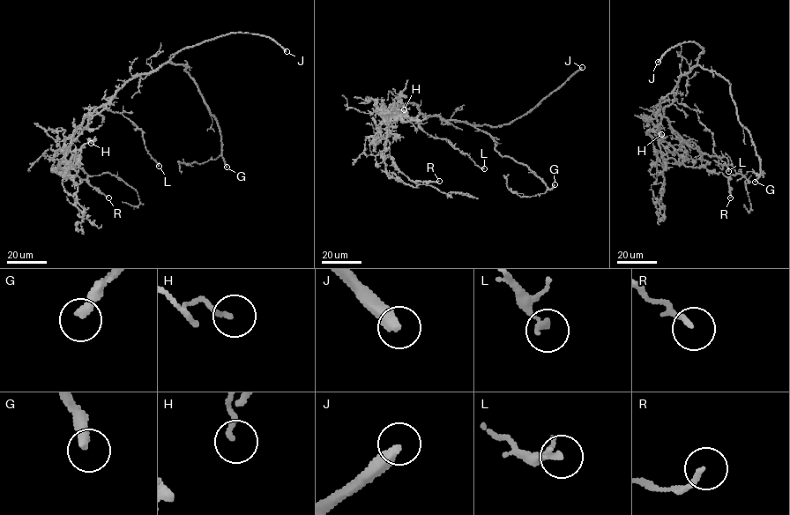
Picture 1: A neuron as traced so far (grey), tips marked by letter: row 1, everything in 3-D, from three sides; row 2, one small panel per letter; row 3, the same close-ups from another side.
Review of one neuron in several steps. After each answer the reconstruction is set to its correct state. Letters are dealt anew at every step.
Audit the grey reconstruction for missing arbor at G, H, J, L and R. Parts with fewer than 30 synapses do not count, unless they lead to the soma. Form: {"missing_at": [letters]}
{"missing_at": ["G", "J"]}

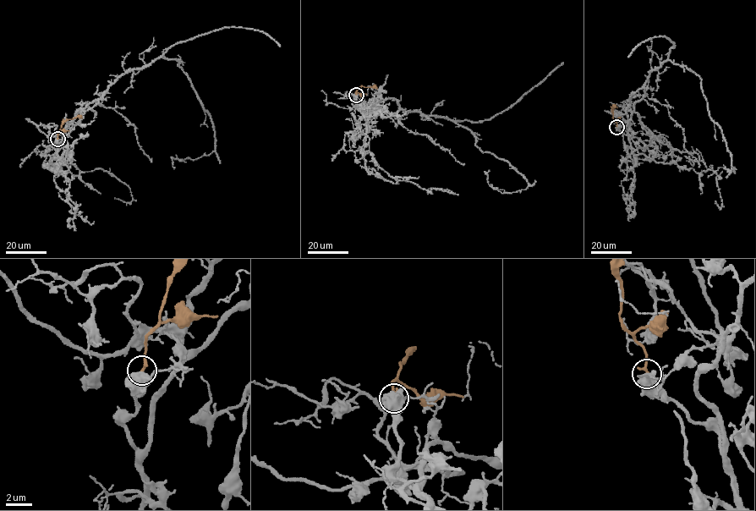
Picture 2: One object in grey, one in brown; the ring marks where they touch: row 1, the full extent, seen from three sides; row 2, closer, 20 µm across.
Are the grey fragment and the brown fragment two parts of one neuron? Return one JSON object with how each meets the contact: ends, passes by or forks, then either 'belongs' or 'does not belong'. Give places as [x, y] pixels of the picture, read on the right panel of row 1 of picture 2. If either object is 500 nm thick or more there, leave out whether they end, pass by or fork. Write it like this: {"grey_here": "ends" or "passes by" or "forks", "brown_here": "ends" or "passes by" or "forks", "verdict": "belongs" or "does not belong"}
{"verdict": "belongs"}

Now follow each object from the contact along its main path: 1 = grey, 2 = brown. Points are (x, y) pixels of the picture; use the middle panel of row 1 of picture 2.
1: (356, 95), (373, 105), (392, 98), (403, 110), (453, 120), (528, 185), (501, 193), (489, 184), (489, 170)
2: (356, 95), (360, 86), (377, 89)

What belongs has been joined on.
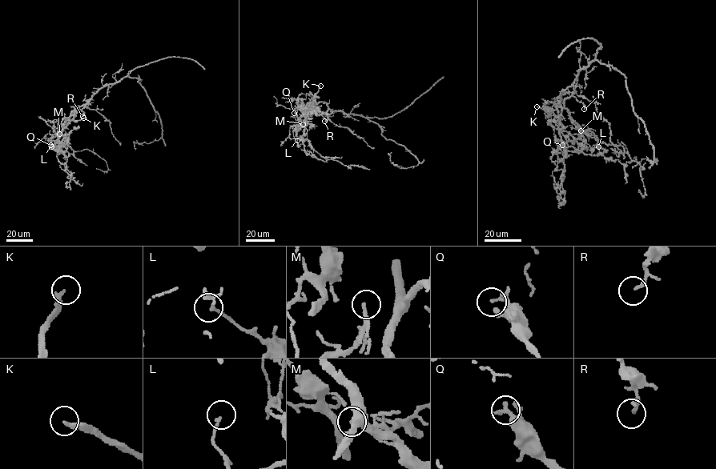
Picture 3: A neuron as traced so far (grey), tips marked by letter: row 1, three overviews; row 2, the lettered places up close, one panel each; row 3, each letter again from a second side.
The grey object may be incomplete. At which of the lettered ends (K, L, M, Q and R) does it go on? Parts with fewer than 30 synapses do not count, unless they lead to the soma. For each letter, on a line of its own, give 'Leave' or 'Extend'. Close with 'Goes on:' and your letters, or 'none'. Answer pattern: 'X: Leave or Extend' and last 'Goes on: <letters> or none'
K: Extend
L: Leave
M: Leave
Q: Leave
R: Leave
Goes on: K

